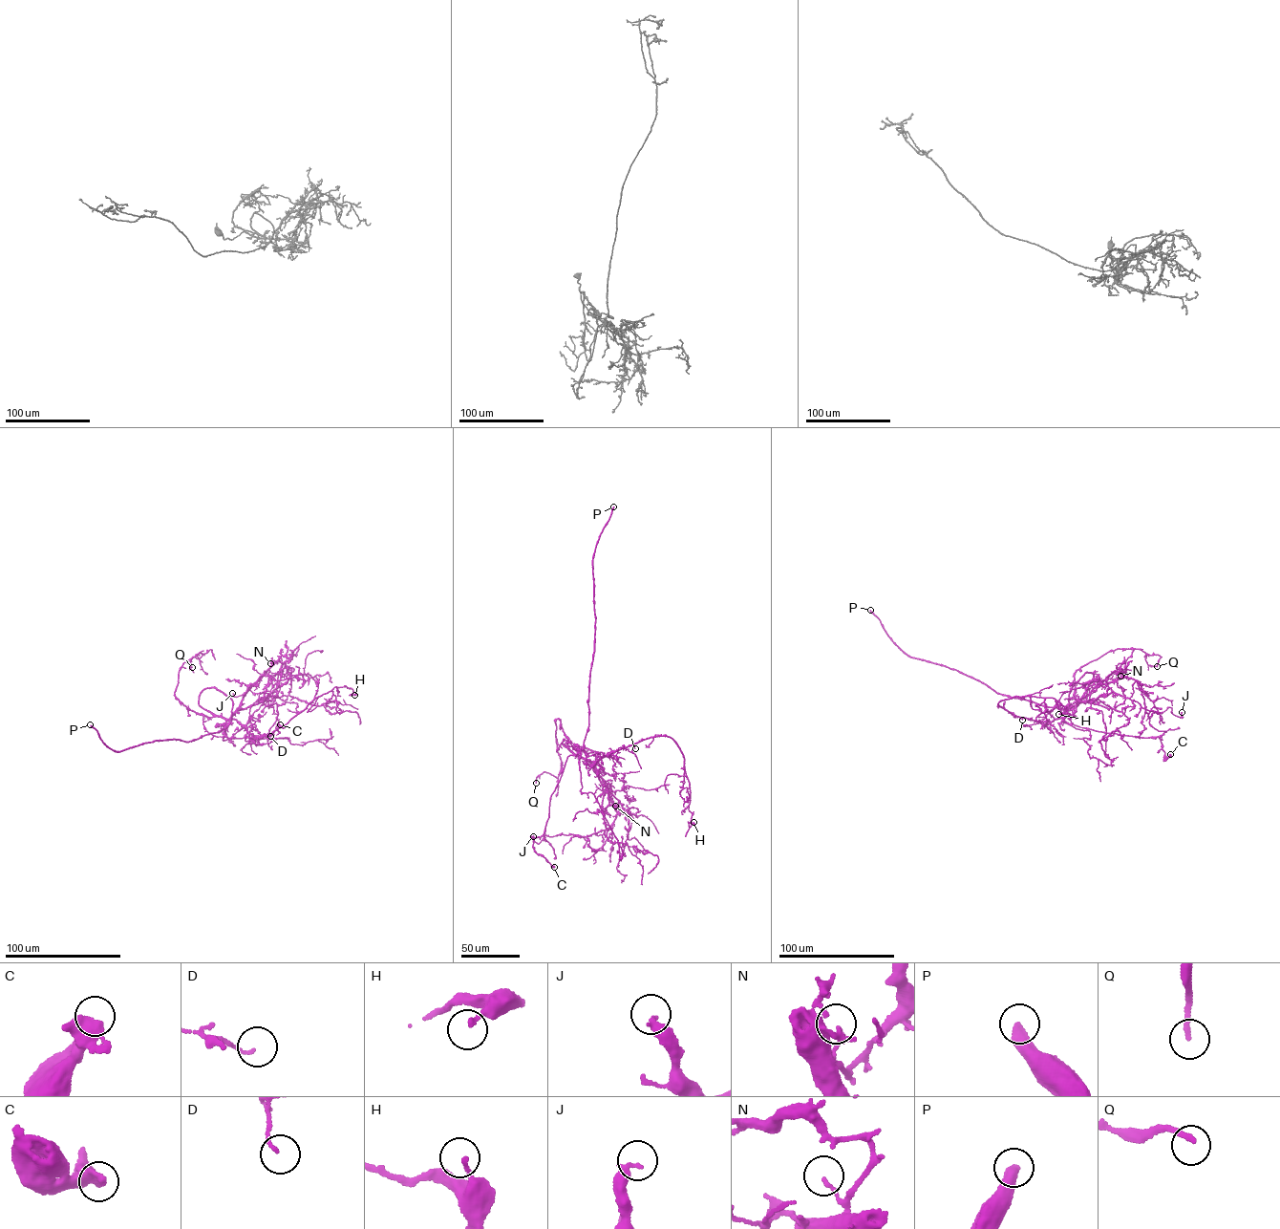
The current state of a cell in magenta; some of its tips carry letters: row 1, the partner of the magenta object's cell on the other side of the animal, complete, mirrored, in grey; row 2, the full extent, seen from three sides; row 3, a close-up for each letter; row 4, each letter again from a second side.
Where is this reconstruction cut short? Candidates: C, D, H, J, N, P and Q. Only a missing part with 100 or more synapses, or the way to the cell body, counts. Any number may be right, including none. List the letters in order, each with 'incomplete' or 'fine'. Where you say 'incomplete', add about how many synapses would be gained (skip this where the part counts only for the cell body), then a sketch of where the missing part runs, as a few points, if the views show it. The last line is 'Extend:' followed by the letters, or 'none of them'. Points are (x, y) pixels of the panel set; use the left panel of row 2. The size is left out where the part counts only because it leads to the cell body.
C: fine
D: fine
H: fine
J: fine
N: fine
P: incomplete | 700 syn | (90, 724), (71, 707), (43, 697), (27, 697), (13, 710)
Q: fine
Extend: P

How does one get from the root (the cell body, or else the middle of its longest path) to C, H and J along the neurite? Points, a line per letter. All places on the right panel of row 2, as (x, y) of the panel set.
C: (1063, 708), (1072, 723), (1084, 728), (1121, 735), (1158, 737), (1166, 758), (1163, 761), (1170, 754)
H: (1063, 708), (1076, 707), (1044, 725), (998, 703), (1014, 697), (1051, 698), (1065, 707), (1067, 713), (1058, 714)
J: (1063, 708), (1076, 705), (1098, 686), (1124, 677), (1137, 681), (1147, 713), (1169, 707), (1183, 718), (1182, 712)

